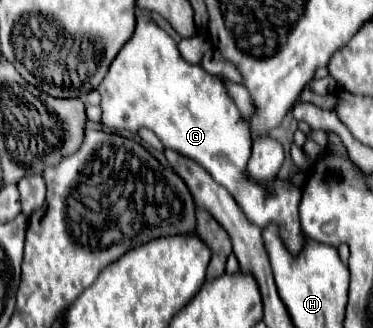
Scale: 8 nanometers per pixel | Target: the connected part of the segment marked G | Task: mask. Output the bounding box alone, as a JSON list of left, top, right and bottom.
[97,16,307,256]

